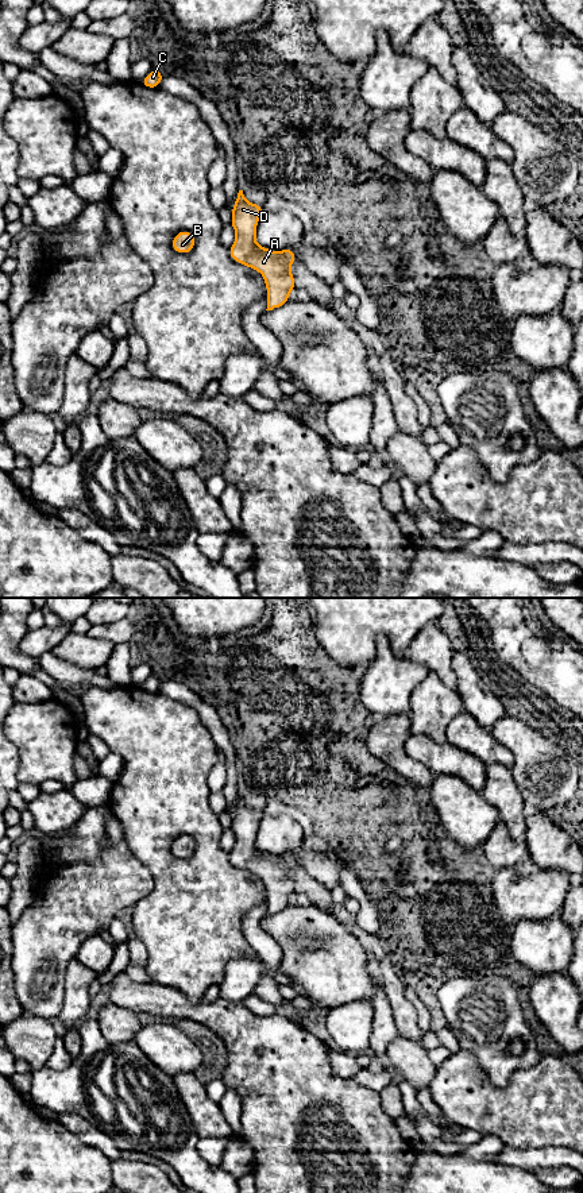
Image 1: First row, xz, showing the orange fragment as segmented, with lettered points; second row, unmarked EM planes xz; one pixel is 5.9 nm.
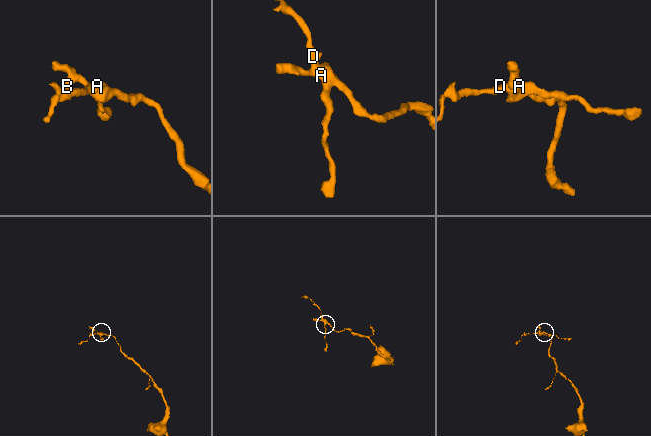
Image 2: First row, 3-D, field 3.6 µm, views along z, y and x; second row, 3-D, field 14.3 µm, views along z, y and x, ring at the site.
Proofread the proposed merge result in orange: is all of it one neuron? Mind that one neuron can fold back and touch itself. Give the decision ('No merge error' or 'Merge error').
No merge error

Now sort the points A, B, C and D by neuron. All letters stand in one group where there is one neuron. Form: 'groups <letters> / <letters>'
groups A B C D

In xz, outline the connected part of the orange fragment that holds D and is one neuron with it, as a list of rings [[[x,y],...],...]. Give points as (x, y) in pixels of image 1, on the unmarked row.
[[[239,795],[231,815],[231,830],[236,837],[236,843],[229,852],[229,861],[235,866],[263,879],[267,892],[266,915],[273,915],[285,910],[289,906],[289,897],[296,893],[290,869],[297,862],[292,853],[273,856],[256,848],[256,829],[263,814],[262,810],[248,807],[243,795]]]

